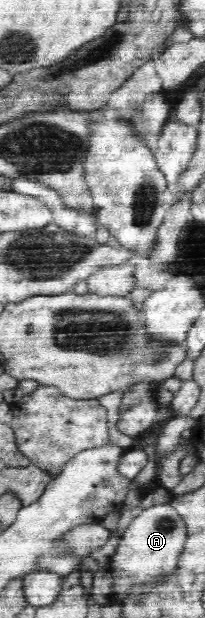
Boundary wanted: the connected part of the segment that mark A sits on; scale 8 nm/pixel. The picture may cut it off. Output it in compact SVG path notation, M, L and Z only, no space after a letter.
M154 504L144 508L132 519L122 535L119 536L118 548L112 557L112 576L114 576L114 590L126 592L134 586L140 586L148 580L162 578L160 582L168 580L166 574L178 572L178 560L183 554L184 543L187 540L187 526L178 511L171 505Z

